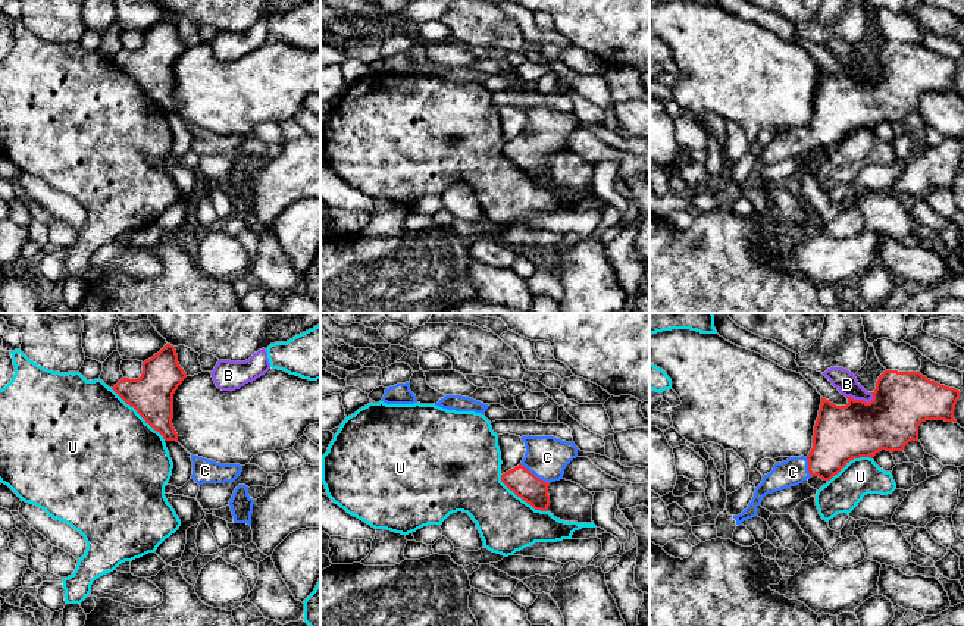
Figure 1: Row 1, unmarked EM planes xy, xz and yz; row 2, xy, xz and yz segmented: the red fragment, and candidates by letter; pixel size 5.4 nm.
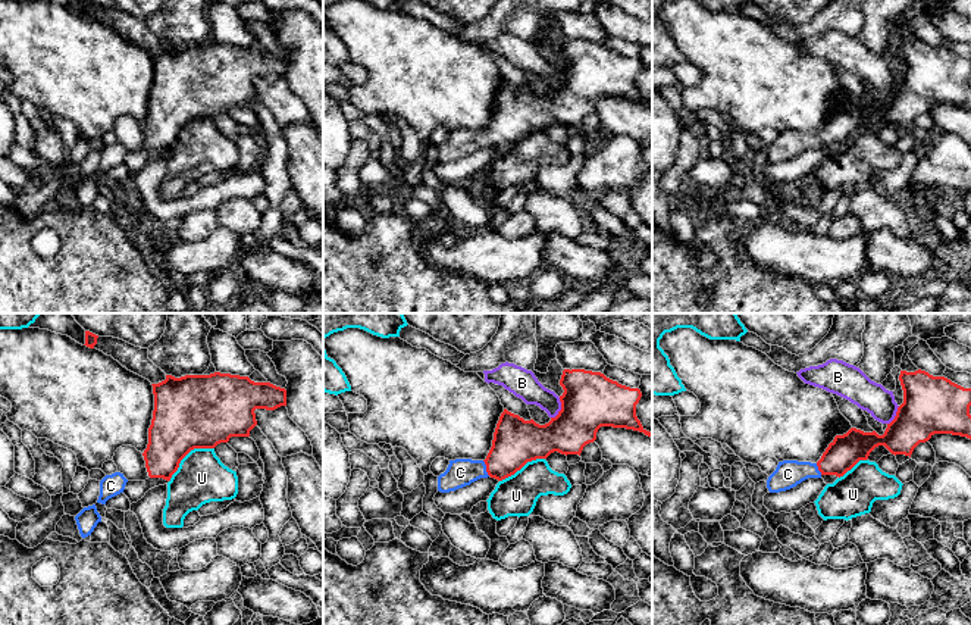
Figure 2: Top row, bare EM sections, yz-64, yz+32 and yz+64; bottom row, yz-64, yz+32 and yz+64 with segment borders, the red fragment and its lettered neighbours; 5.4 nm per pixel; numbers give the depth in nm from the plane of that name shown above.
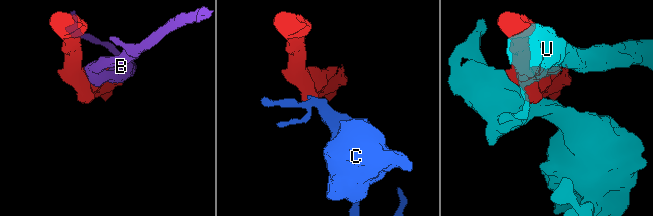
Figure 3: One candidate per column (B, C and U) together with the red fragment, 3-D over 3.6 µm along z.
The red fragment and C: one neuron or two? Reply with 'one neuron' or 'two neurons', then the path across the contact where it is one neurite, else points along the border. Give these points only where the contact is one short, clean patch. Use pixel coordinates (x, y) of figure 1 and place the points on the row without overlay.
one neuron | across xz (532, 160), (534, 146), (547, 128)

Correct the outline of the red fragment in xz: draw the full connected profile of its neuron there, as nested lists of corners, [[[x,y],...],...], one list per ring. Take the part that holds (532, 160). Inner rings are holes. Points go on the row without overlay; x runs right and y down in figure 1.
[[[528,106],[522,112],[525,128],[517,138],[501,145],[501,153],[535,181],[548,182],[548,157],[563,150],[566,137],[578,128],[578,118],[554,107]]]

